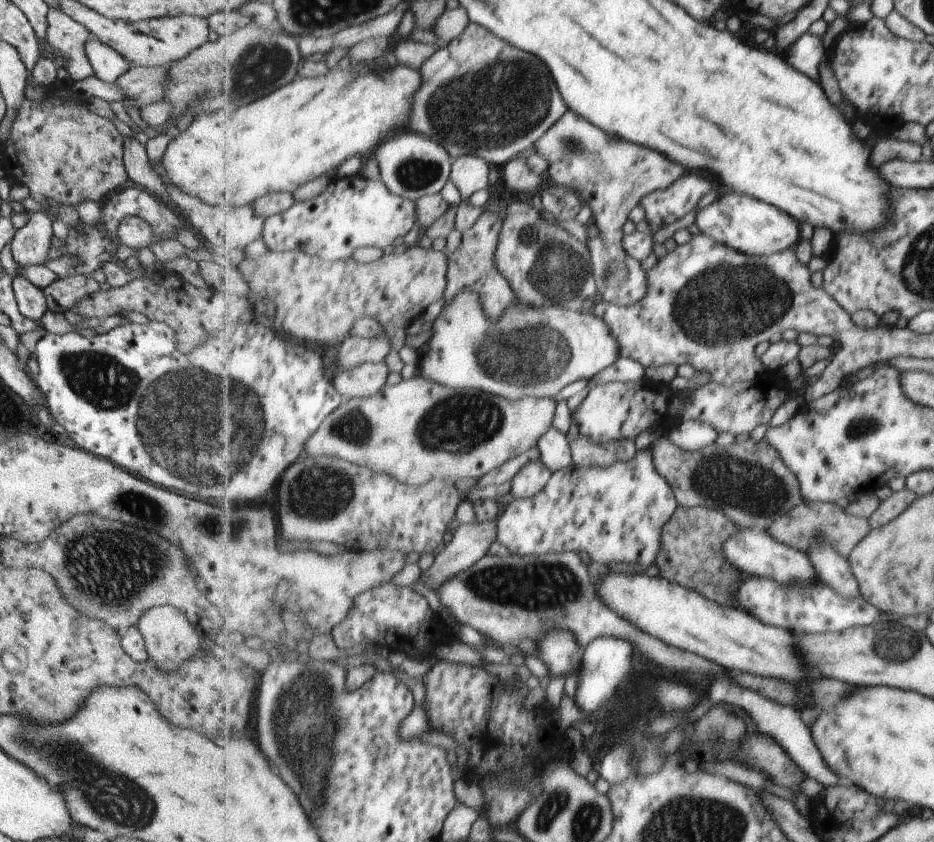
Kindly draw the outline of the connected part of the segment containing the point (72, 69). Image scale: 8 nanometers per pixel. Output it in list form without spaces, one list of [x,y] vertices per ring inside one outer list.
[[[49,8],[47,12],[47,44],[54,55],[60,54],[66,62],[63,68],[71,82],[81,81],[93,73],[92,65],[84,62],[84,44],[92,36],[82,24],[72,20],[62,9]]]

